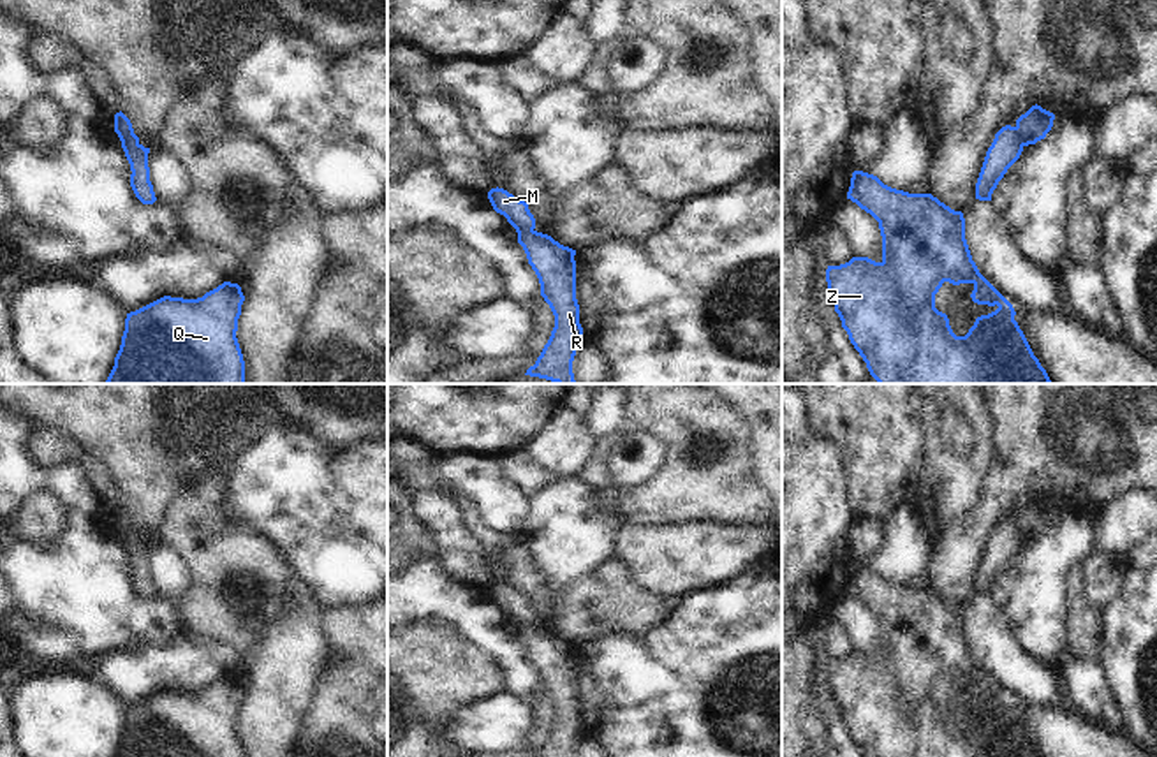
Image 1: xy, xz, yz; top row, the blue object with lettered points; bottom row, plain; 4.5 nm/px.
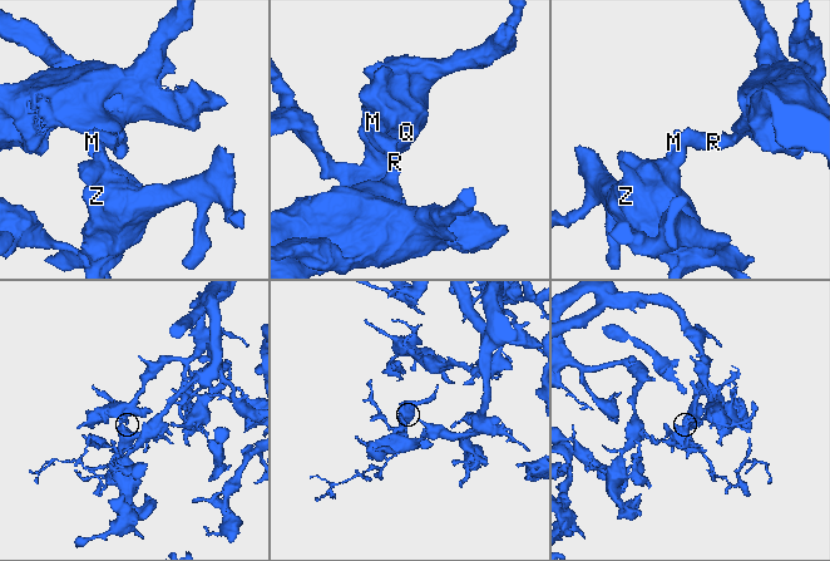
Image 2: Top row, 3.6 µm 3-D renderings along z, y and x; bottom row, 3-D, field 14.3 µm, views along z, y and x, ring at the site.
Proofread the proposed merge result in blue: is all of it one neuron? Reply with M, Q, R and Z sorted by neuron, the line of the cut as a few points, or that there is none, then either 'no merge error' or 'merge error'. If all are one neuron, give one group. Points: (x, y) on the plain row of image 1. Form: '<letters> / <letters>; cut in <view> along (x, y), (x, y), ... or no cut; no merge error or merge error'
M Q Z / R; cut in yz along (1013, 521), (1025, 539); merge error

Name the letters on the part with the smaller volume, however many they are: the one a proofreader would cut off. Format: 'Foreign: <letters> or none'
Foreign: M, Q, Z

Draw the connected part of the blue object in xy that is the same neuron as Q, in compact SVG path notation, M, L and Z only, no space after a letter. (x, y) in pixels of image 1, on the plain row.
M224 676L197 694L164 690L130 706L114 757L245 757L236 732L243 695L241 681Z

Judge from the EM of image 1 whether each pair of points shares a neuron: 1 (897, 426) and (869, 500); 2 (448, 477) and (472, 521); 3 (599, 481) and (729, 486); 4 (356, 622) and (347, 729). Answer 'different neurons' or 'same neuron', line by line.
1: same neuron
2: different neurons
3: same neuron
4: same neuron

